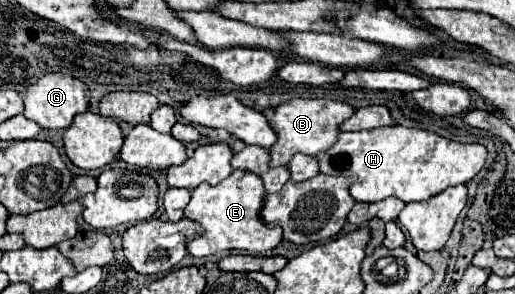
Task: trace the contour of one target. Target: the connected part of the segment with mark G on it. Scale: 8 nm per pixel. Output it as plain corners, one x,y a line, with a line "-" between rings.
45,74
35,84
31,84
25,92
25,116
37,122
45,130
65,130
71,126
75,114
81,114
89,108
87,100
87,86
69,76
69,74

